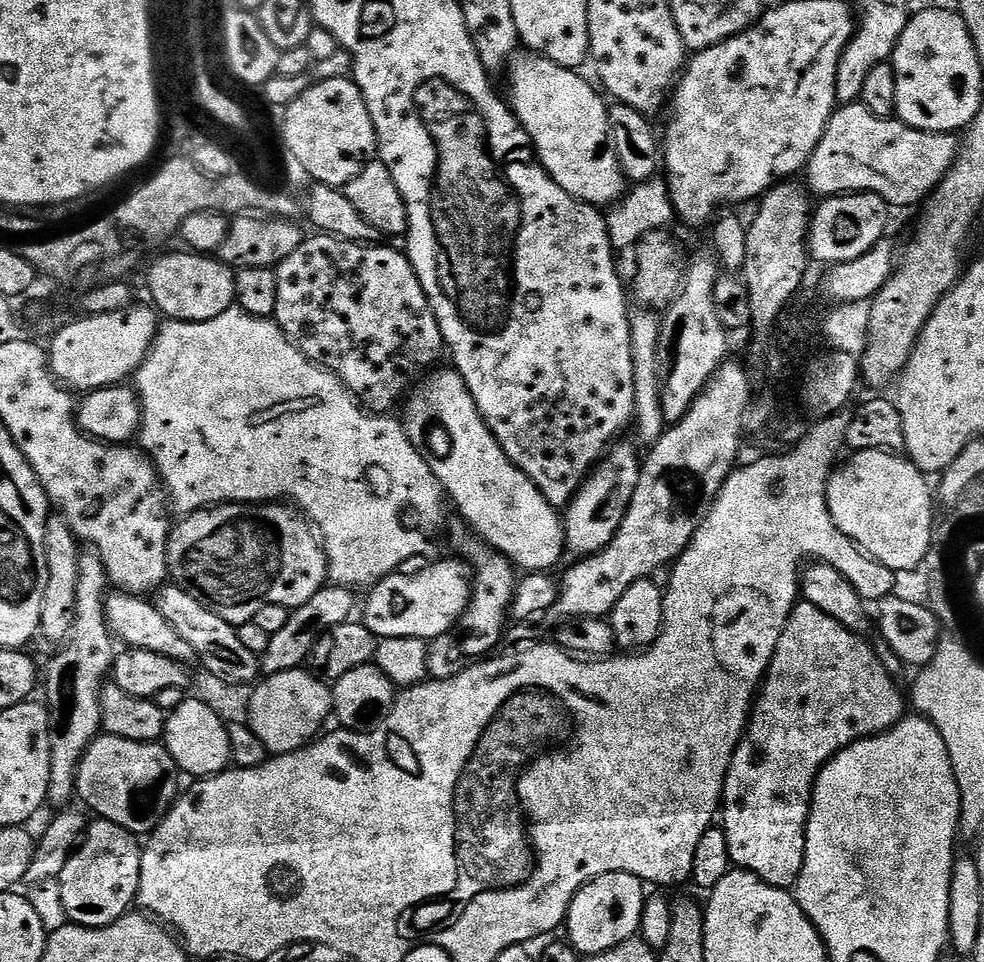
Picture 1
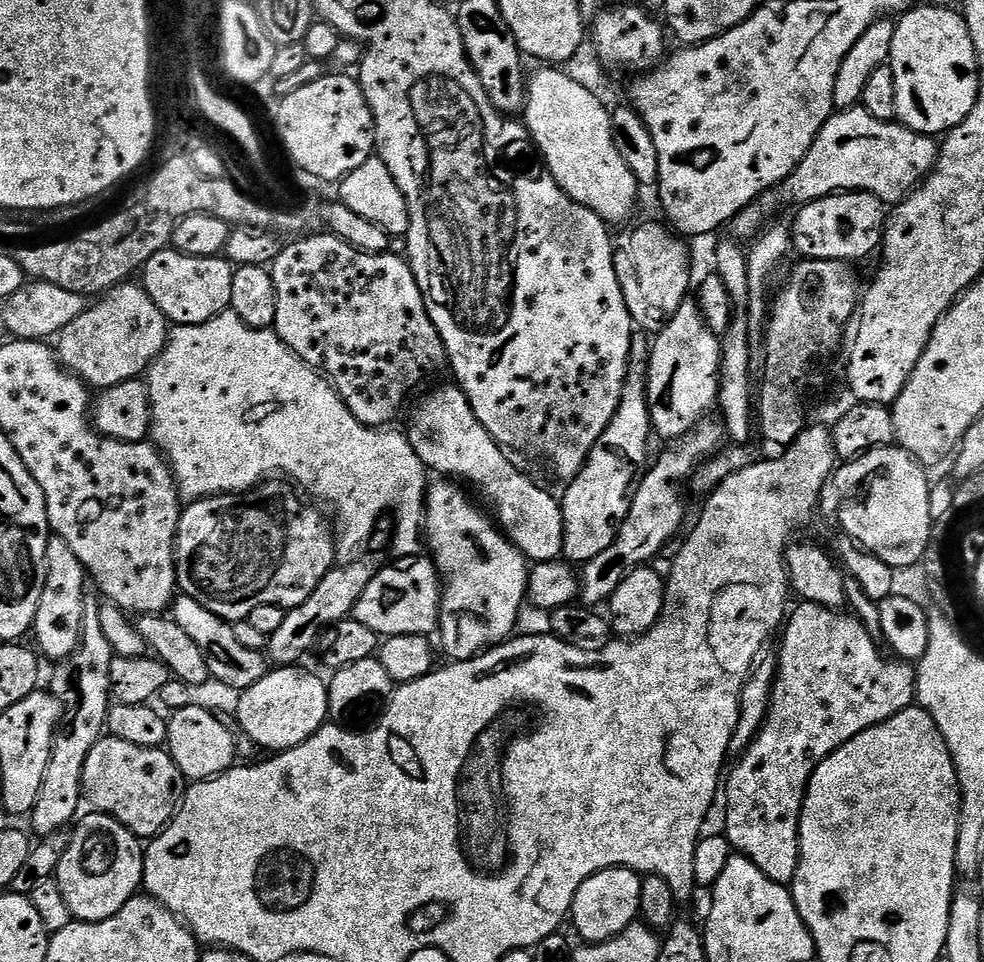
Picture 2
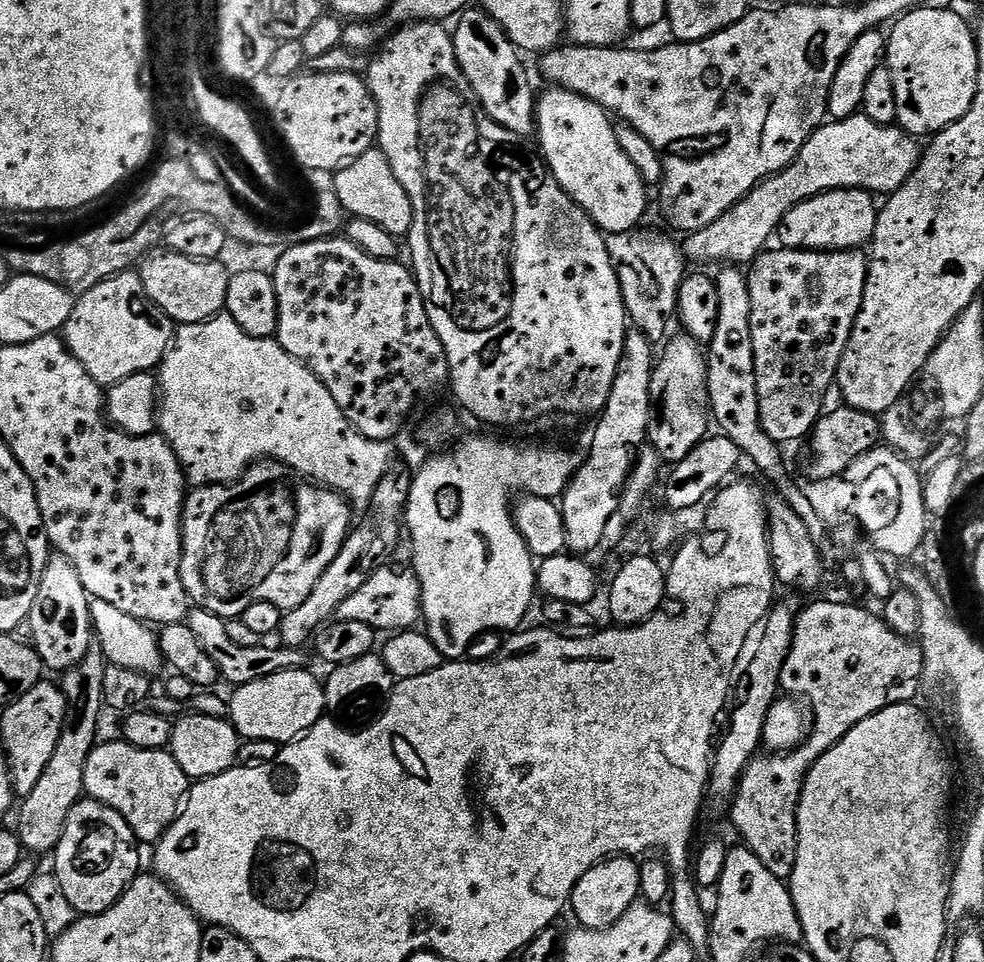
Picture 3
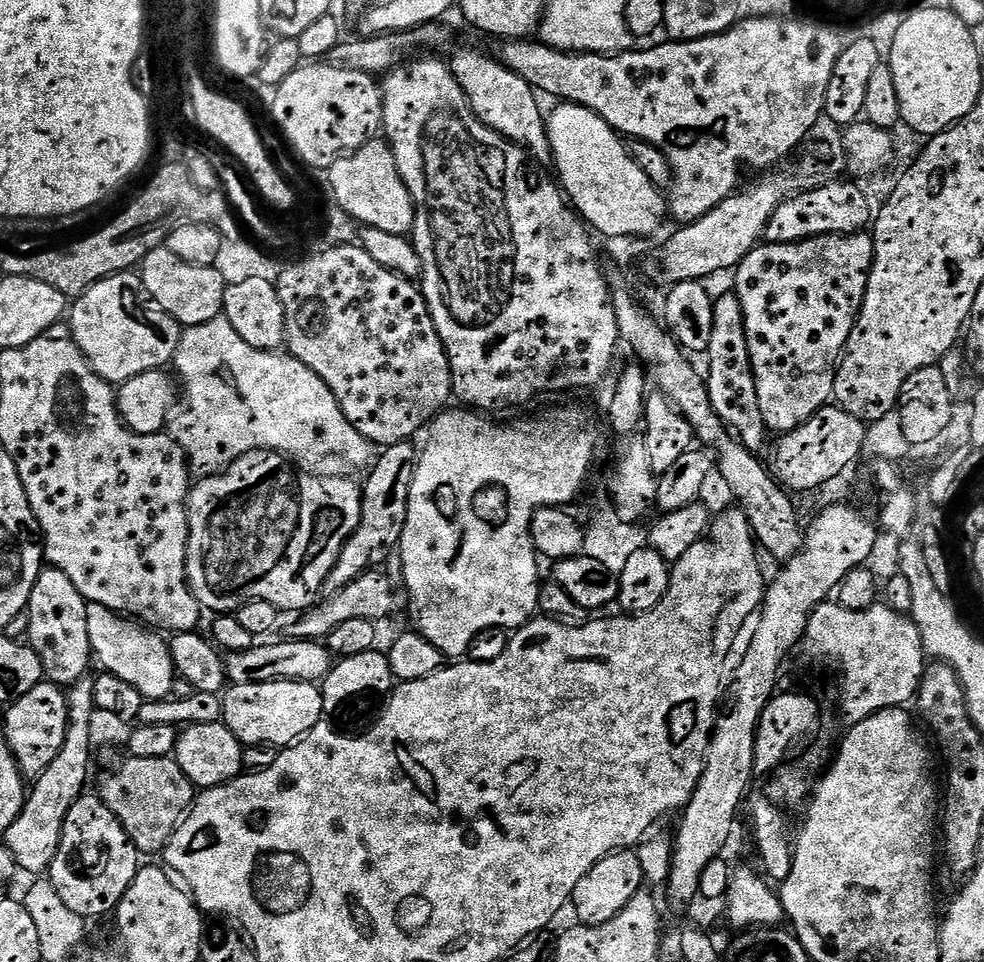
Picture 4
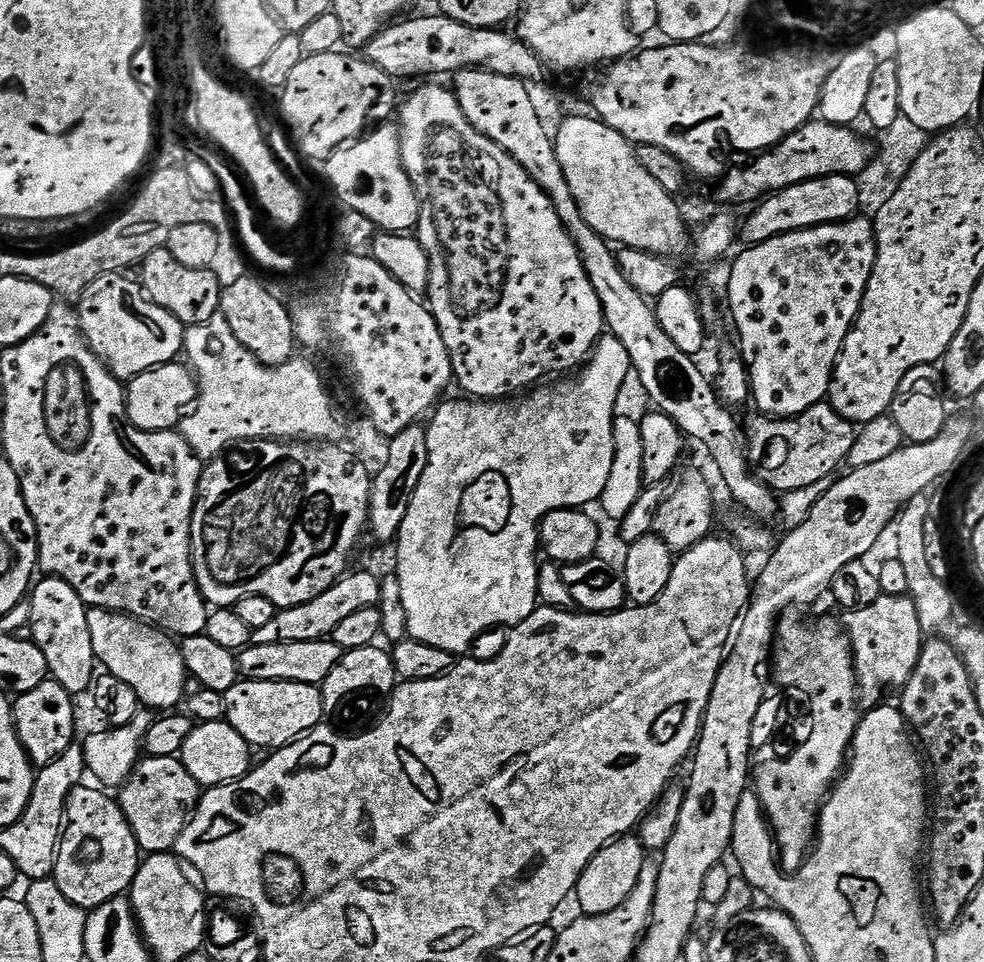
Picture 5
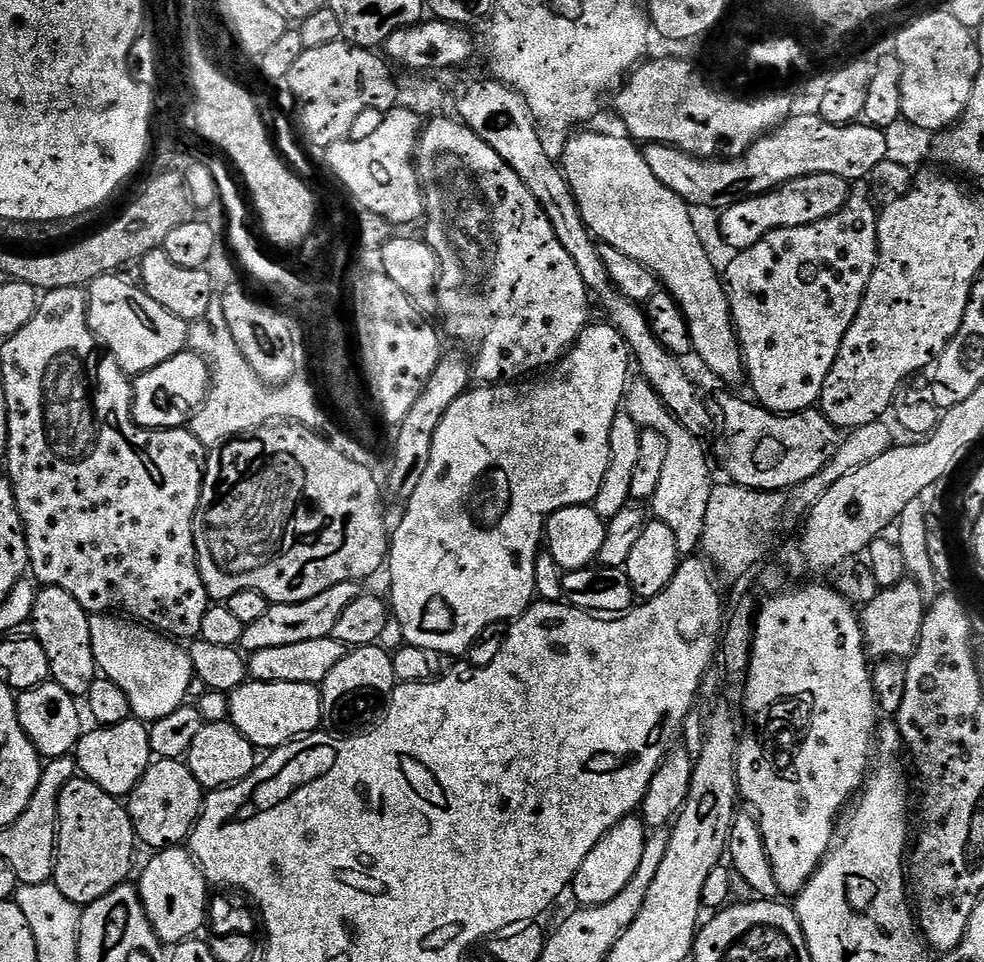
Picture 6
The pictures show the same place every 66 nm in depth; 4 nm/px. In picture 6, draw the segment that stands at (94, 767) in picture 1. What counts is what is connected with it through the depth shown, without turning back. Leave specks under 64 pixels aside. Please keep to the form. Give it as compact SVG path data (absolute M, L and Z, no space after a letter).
M153 759L141 780L126 797L128 817L132 819L132 829L136 832L136 839L141 845L144 844L148 850L159 850L162 848L175 848L183 845L192 834L192 827L200 821L200 812L204 809L206 789L194 778L184 760L162 760Z

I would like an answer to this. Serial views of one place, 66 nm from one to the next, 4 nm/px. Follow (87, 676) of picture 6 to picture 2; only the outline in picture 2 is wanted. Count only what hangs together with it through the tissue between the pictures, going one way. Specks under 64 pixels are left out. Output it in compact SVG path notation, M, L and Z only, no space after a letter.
M49 535L46 546L46 586L42 590L42 598L38 602L38 614L34 625L35 647L45 661L59 662L65 660L80 645L82 638L82 622L84 621L84 580L86 573L82 562L78 562L78 554L70 550L70 542L61 536Z

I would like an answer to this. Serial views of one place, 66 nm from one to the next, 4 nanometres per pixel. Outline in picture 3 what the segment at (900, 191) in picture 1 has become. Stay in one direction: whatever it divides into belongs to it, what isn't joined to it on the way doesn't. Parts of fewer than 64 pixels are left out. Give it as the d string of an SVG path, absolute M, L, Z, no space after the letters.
M857 114L845 120L825 122L817 128L815 134L806 142L806 146L796 155L794 162L786 166L777 176L769 176L750 194L726 210L718 222L710 222L706 230L698 230L683 241L685 257L689 261L701 260L704 264L715 266L748 266L752 261L769 247L768 239L777 235L782 218L798 206L798 202L806 202L823 192L832 192L836 188L863 188L865 192L873 194L891 194L898 191L910 178L916 165L920 163L922 148L913 137L909 136L899 126L885 126L874 122L869 116Z

